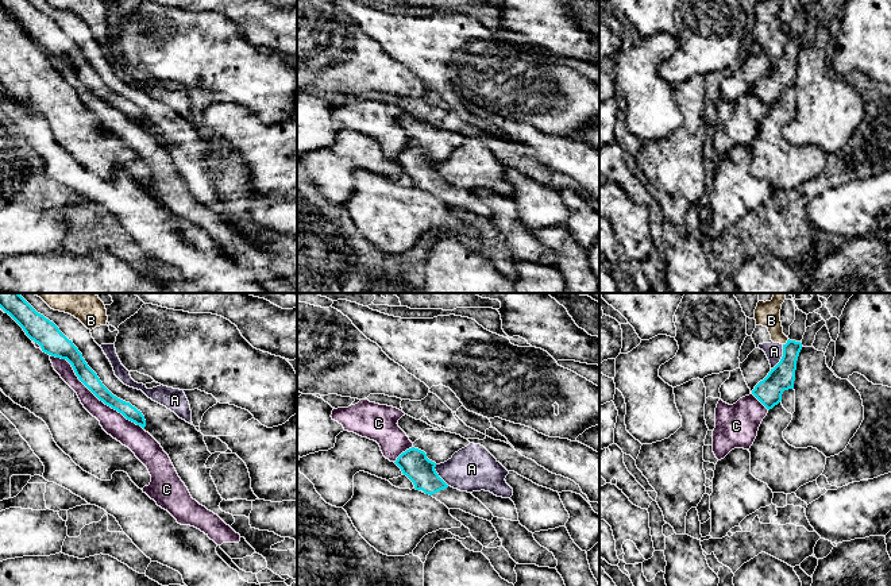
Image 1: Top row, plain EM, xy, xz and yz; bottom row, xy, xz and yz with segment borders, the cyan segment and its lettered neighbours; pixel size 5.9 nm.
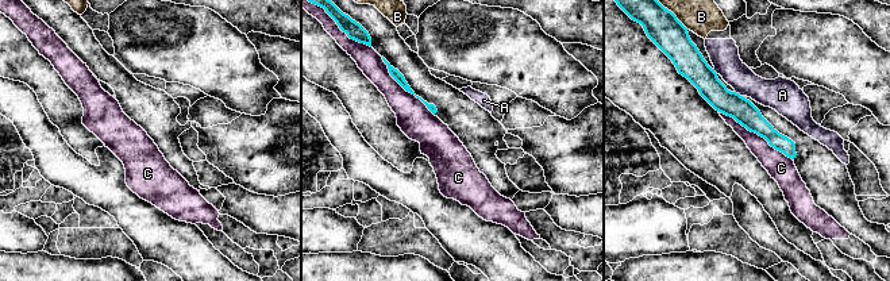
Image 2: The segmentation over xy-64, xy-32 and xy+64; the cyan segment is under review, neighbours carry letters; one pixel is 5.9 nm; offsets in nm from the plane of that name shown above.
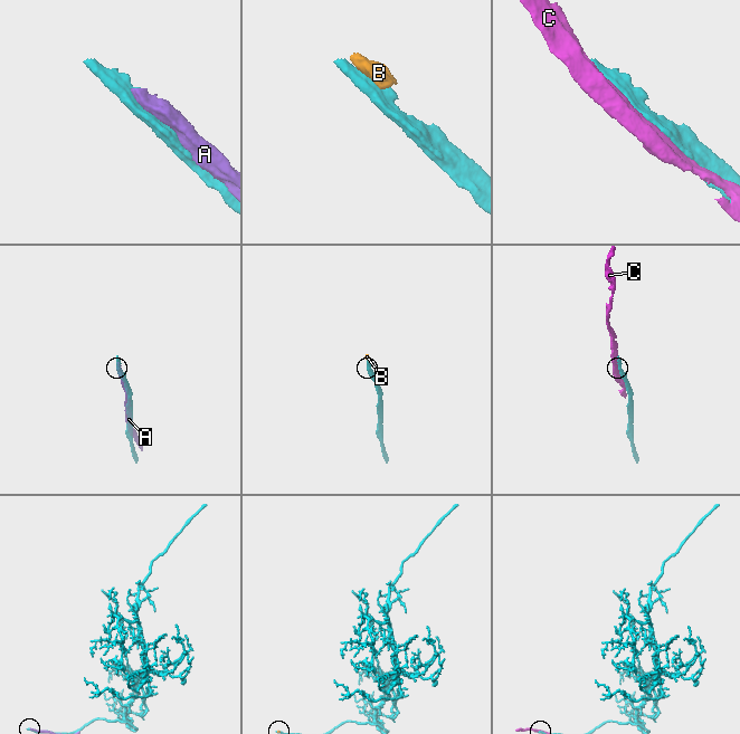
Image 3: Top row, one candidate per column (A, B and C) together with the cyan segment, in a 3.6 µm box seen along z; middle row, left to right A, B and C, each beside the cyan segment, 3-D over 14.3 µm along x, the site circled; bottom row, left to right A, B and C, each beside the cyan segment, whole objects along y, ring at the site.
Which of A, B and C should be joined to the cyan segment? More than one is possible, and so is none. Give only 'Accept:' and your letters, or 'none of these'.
Accept: none of these

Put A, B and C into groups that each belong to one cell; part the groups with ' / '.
A B / C

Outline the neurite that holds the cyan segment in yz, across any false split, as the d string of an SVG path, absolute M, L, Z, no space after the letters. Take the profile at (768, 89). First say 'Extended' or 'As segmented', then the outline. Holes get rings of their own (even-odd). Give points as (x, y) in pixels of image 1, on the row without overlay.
As segmented. M787 38L780 59L760 78L752 92L770 108L782 99L784 88L794 86L796 58L802 41Z

